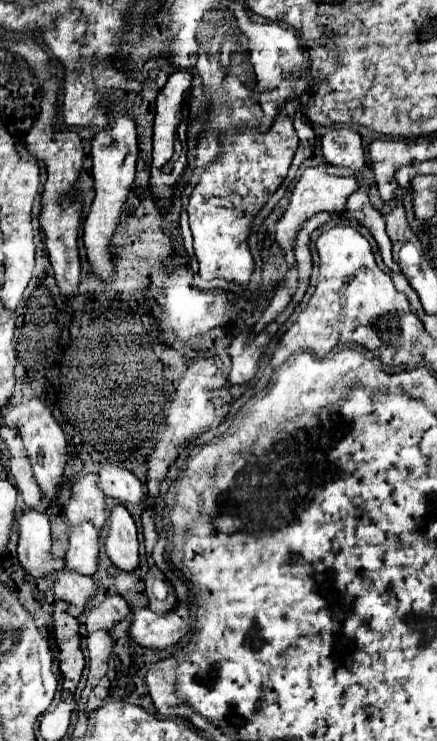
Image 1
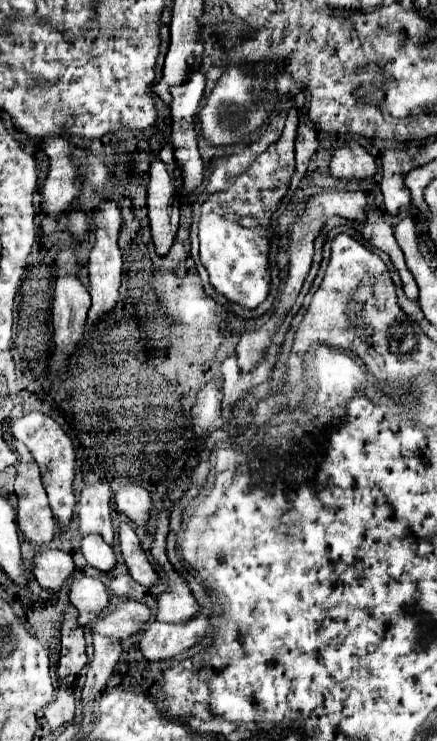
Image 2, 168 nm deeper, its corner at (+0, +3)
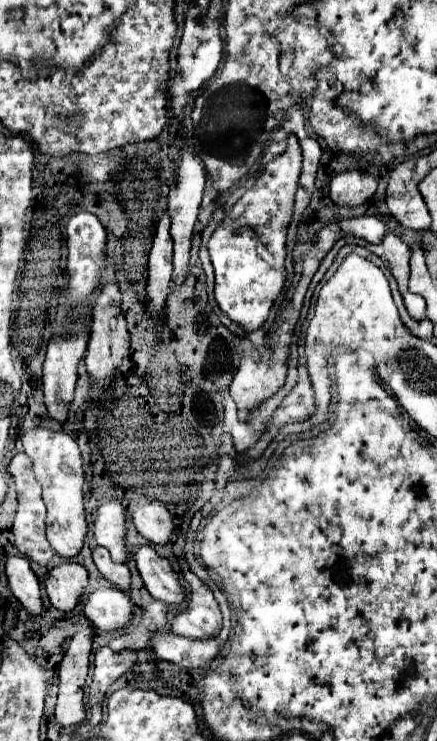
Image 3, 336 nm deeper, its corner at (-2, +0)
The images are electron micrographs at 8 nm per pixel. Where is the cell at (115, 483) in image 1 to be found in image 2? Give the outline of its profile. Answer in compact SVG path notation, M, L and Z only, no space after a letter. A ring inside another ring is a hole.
M126 484L114 490L116 496L116 506L120 512L124 512L134 524L144 526L150 516L152 516L152 498L150 494L136 486L136 484Z

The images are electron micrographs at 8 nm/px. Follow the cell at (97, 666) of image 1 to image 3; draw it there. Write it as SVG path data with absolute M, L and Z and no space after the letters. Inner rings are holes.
M102 647L96 651L94 659L94 675L92 675L92 695L100 697L106 693L108 685L112 685L122 673L126 673L136 661L134 651L114 653L110 647Z

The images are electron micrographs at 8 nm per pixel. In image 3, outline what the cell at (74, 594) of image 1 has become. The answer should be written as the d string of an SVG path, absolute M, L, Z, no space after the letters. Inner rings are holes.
M94 589L82 597L84 615L102 631L114 631L130 623L132 603L120 589Z

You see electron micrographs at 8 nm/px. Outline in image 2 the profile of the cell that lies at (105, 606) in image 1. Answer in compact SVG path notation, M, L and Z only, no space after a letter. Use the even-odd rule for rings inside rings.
M124 602L120 606L116 606L114 610L108 610L106 614L98 616L96 624L94 624L94 632L104 634L108 638L116 638L116 640L126 640L132 634L140 632L142 626L150 620L150 610L146 604L142 602Z

